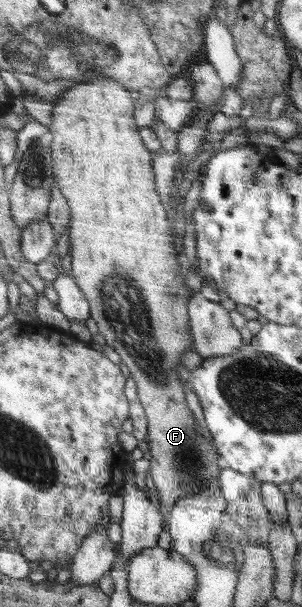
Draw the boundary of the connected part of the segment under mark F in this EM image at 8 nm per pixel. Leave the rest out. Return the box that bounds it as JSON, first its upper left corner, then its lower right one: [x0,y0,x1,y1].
[50,76,222,510]

